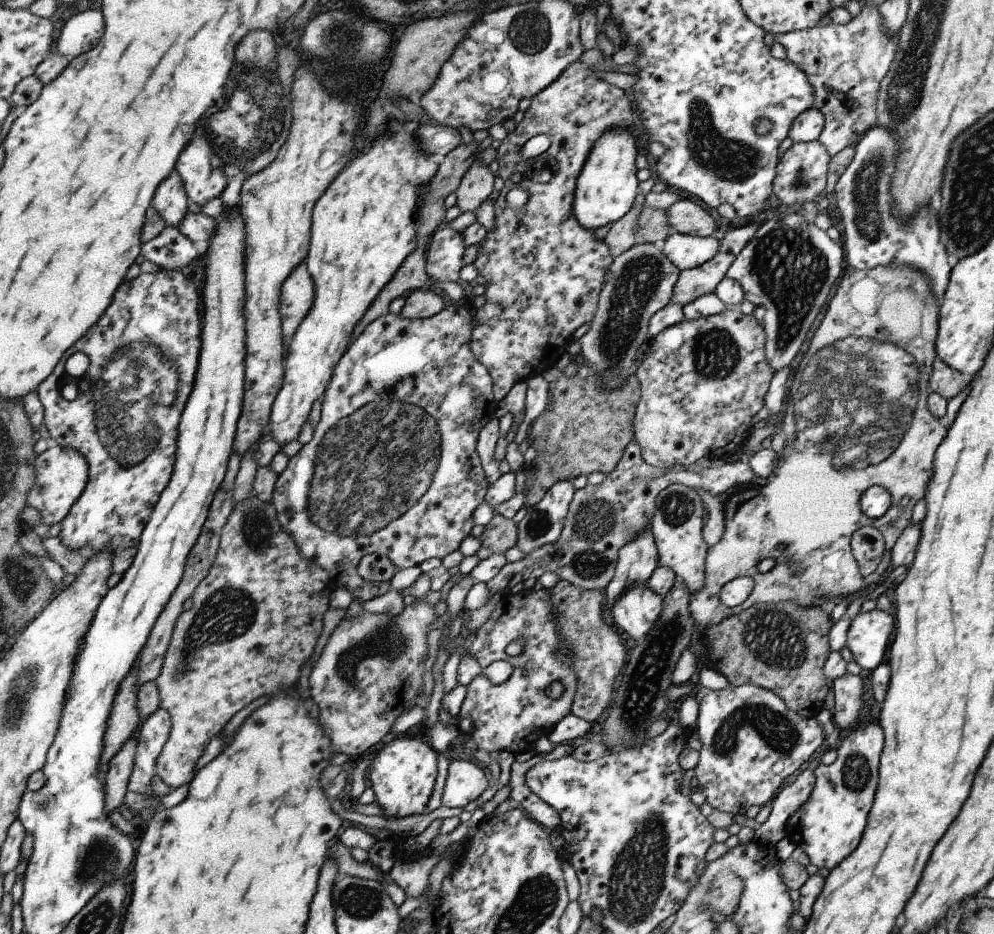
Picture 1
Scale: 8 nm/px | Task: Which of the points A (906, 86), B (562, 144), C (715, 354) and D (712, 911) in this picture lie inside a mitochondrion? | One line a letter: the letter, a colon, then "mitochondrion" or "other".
A: mitochondrion
B: other
C: mitochondrion
D: other

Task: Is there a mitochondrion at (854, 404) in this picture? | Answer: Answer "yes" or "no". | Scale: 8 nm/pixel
yes

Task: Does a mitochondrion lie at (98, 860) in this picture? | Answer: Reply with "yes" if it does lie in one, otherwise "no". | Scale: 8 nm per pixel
yes

